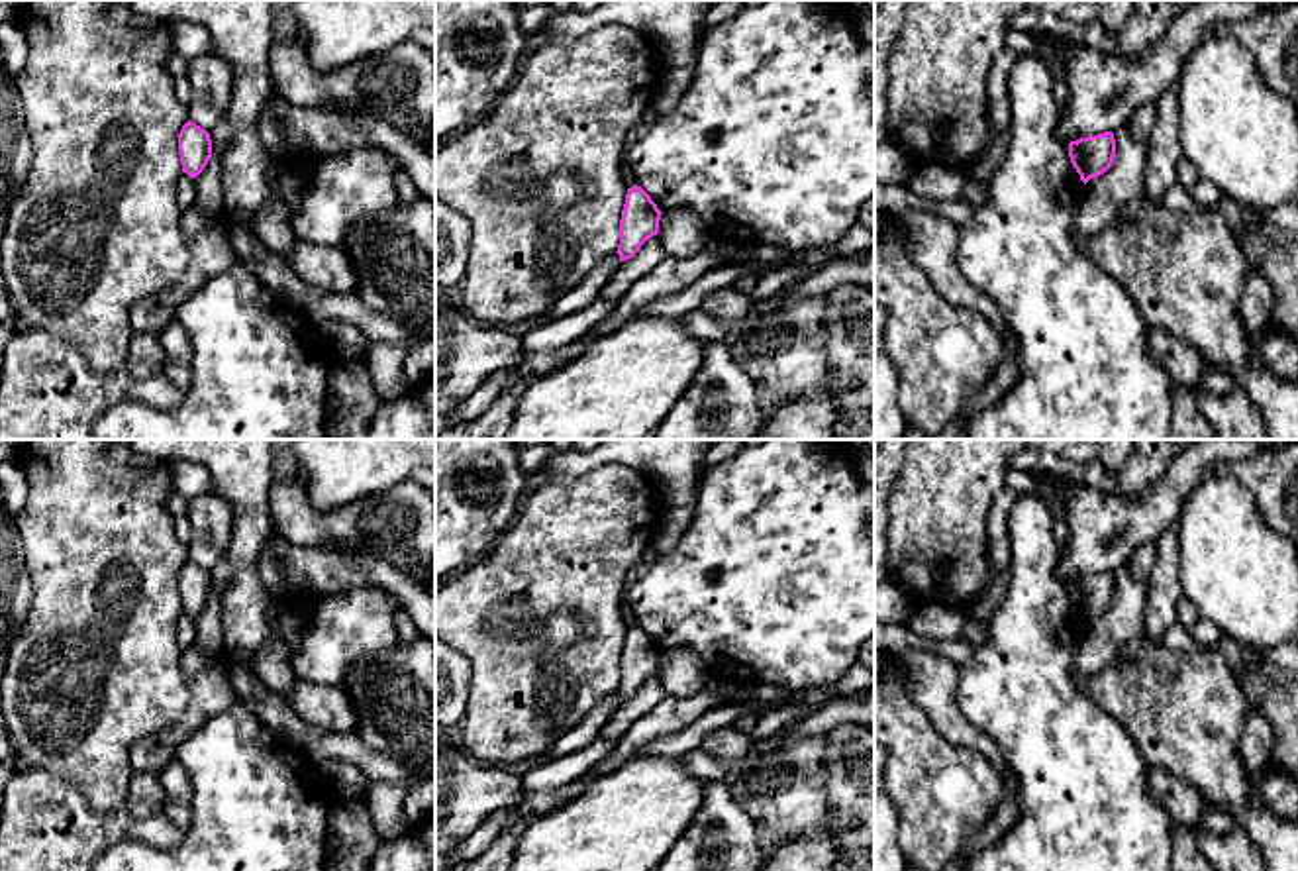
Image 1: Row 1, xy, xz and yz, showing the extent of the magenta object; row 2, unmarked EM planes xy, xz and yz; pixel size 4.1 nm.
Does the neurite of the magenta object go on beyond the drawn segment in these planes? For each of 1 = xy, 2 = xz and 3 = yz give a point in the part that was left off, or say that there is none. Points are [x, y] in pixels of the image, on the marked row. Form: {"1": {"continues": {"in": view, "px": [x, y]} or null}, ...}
{"1": {"continues": null}, "2": {"continues": null}, "3": {"continues": null}}

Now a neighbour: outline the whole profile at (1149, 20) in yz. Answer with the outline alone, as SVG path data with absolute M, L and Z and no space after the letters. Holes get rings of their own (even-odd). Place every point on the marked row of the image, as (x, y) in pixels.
M1135 0L1123 29L1118 35L1116 53L1123 59L1141 59L1165 37L1176 16L1174 0Z

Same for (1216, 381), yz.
M1210 367L1202 377L1200 388L1223 396L1235 388L1235 383L1229 373L1220 367Z

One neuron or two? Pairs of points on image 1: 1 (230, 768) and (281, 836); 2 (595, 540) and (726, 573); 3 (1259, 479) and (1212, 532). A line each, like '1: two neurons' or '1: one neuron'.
1: one neuron
2: two neurons
3: two neurons

